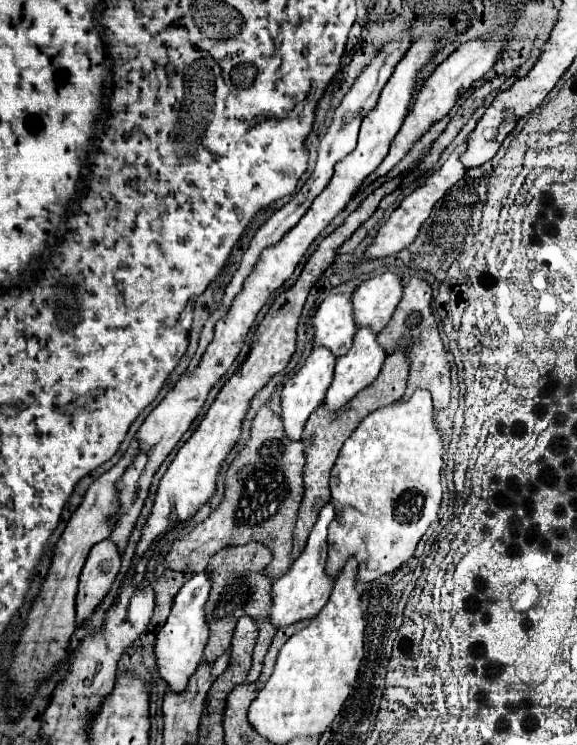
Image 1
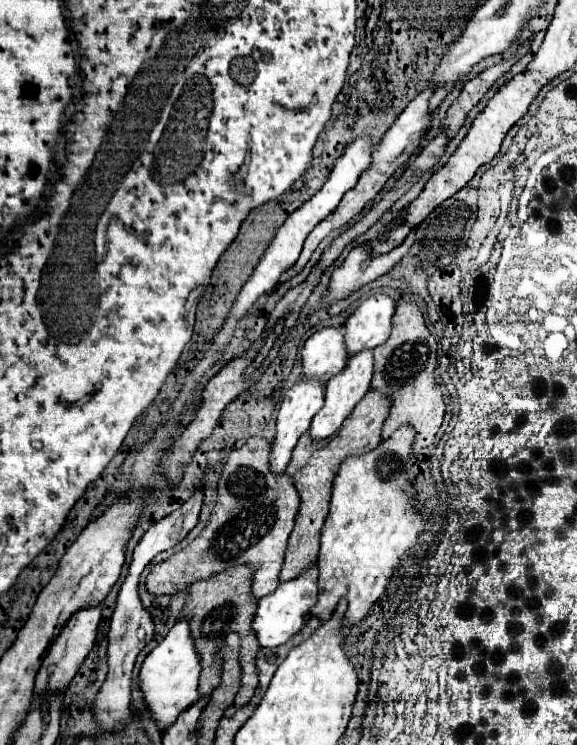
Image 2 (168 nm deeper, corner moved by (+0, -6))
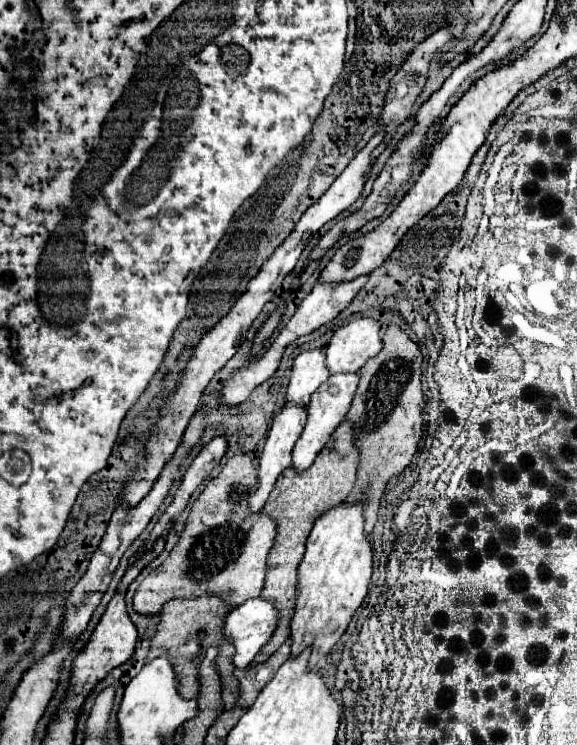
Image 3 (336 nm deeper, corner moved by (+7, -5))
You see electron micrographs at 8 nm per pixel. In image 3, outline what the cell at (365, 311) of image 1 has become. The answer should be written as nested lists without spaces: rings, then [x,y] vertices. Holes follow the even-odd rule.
[[[356,318],[338,328],[326,346],[326,366],[330,374],[360,372],[360,368],[380,352],[382,326],[372,318]]]

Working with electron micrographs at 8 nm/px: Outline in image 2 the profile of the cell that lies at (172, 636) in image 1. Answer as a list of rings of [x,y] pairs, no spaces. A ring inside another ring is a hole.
[[[183,617],[171,627],[165,639],[145,657],[139,673],[141,691],[145,695],[147,707],[161,729],[173,723],[177,715],[185,711],[185,707],[189,707],[189,703],[195,703],[199,699],[199,693],[197,693],[199,673],[201,673],[201,659],[197,655],[195,641],[189,631],[189,619]]]

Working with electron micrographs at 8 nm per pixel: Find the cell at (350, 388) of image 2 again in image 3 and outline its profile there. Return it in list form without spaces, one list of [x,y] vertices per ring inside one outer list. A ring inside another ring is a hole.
[[[336,374],[336,376],[330,376],[312,394],[312,400],[308,404],[308,422],[304,426],[304,432],[302,432],[300,440],[296,442],[296,446],[292,450],[292,468],[294,470],[302,472],[302,470],[306,470],[306,468],[310,468],[314,464],[314,458],[318,456],[318,452],[324,448],[324,444],[328,442],[328,438],[336,430],[336,426],[348,414],[352,398],[354,398],[354,392],[356,392],[356,386],[358,386],[358,374]]]

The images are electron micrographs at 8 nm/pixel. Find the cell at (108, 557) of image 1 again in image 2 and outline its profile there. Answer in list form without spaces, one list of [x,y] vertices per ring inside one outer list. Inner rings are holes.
[[[101,603],[95,607],[85,607],[79,609],[71,615],[71,619],[65,623],[65,627],[61,629],[61,633],[57,635],[57,639],[53,641],[53,647],[47,651],[43,665],[37,673],[37,681],[35,681],[35,691],[49,691],[49,687],[59,687],[65,691],[69,681],[73,679],[73,675],[77,673],[79,665],[83,663],[83,659],[87,657],[87,653],[93,649],[95,637],[97,637],[97,627],[101,621]]]

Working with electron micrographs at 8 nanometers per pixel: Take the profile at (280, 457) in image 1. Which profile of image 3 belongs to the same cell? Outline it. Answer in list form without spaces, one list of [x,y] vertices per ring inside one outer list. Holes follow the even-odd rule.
[[[238,454],[228,460],[228,464],[222,468],[222,472],[206,484],[198,500],[192,504],[190,516],[186,520],[184,532],[178,538],[178,544],[170,552],[170,556],[154,570],[150,572],[138,586],[134,594],[134,610],[142,616],[150,616],[160,612],[160,608],[174,598],[198,598],[204,594],[220,596],[228,606],[240,606],[242,602],[250,598],[258,598],[264,586],[264,574],[266,574],[266,558],[270,548],[274,546],[276,526],[272,518],[266,518],[264,514],[248,514],[248,496],[256,490],[258,478],[254,464],[248,454]]]

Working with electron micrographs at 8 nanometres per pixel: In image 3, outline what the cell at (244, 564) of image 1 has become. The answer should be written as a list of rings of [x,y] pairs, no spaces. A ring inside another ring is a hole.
[[[200,596],[194,600],[170,600],[170,602],[166,602],[166,606],[162,606],[158,630],[150,642],[148,660],[150,658],[154,660],[160,654],[168,656],[170,664],[174,666],[176,680],[178,680],[178,692],[184,700],[196,698],[196,694],[198,694],[196,666],[198,666],[198,662],[202,662],[206,648],[216,646],[218,656],[214,662],[216,662],[216,668],[218,668],[218,674],[222,680],[222,704],[224,704],[224,710],[230,710],[234,706],[238,688],[240,688],[238,680],[234,678],[234,664],[232,664],[234,646],[222,634],[222,622],[228,616],[228,612],[230,612],[230,606],[226,606],[218,596]]]

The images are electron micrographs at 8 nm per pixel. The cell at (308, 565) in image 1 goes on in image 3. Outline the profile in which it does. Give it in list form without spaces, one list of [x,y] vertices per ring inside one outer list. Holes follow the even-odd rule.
[[[254,598],[238,608],[232,608],[224,622],[224,636],[234,644],[234,666],[248,668],[260,648],[270,640],[276,628],[276,612],[272,604]]]

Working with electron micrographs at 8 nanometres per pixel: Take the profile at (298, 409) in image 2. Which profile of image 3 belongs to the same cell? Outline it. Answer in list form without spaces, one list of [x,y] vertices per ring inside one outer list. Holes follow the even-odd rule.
[[[286,404],[282,408],[282,412],[278,412],[274,416],[274,422],[272,422],[272,428],[268,432],[268,438],[266,438],[266,446],[260,454],[260,460],[258,460],[258,470],[256,470],[256,476],[258,476],[258,490],[248,498],[248,506],[250,506],[250,514],[256,514],[262,510],[262,506],[266,504],[268,500],[268,494],[272,492],[278,476],[290,466],[290,454],[292,454],[292,448],[296,444],[296,440],[300,438],[302,430],[304,430],[304,424],[306,424],[306,408],[304,406],[290,406]]]

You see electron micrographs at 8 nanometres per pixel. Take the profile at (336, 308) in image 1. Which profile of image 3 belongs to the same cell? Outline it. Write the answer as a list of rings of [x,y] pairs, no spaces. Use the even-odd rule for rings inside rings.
[[[306,350],[294,358],[286,400],[298,406],[308,406],[310,396],[328,380],[324,350]]]

